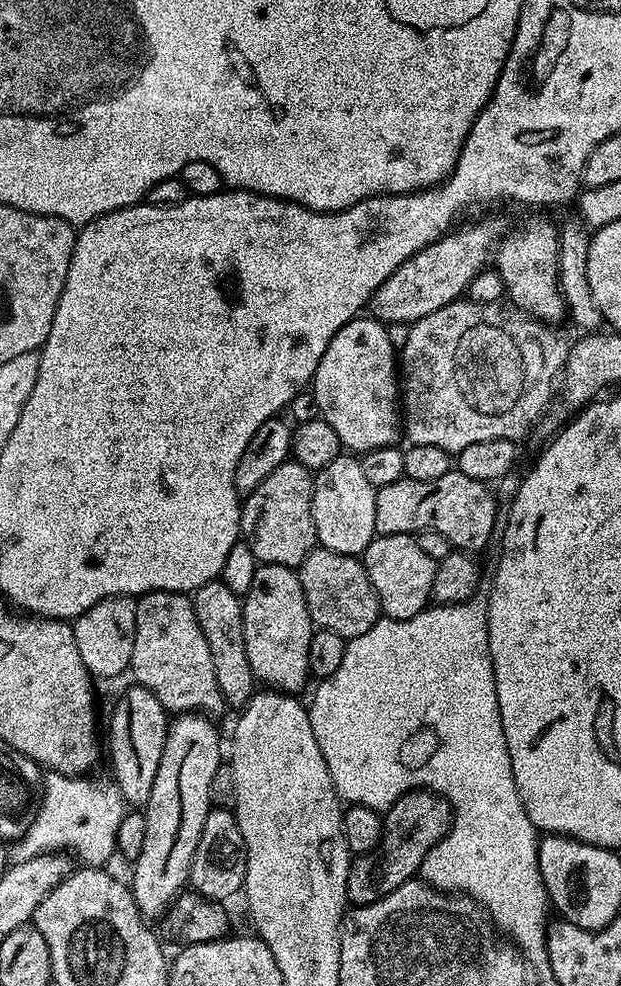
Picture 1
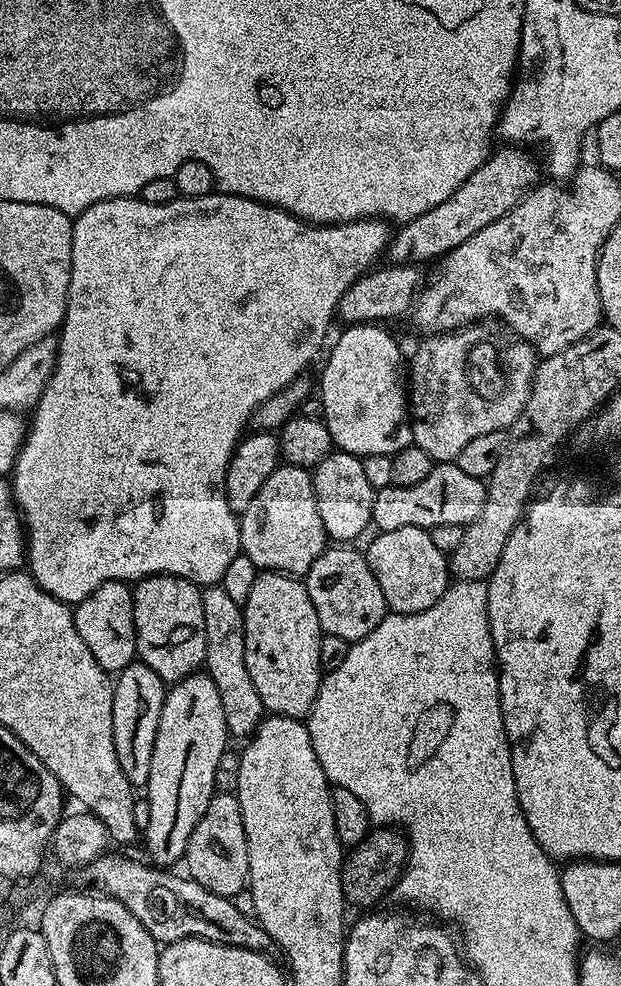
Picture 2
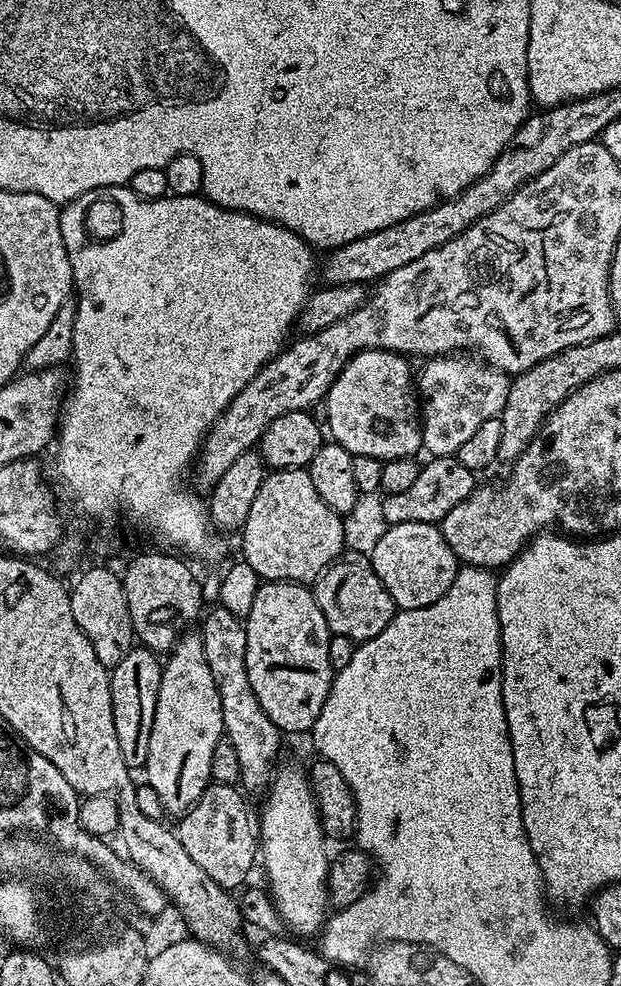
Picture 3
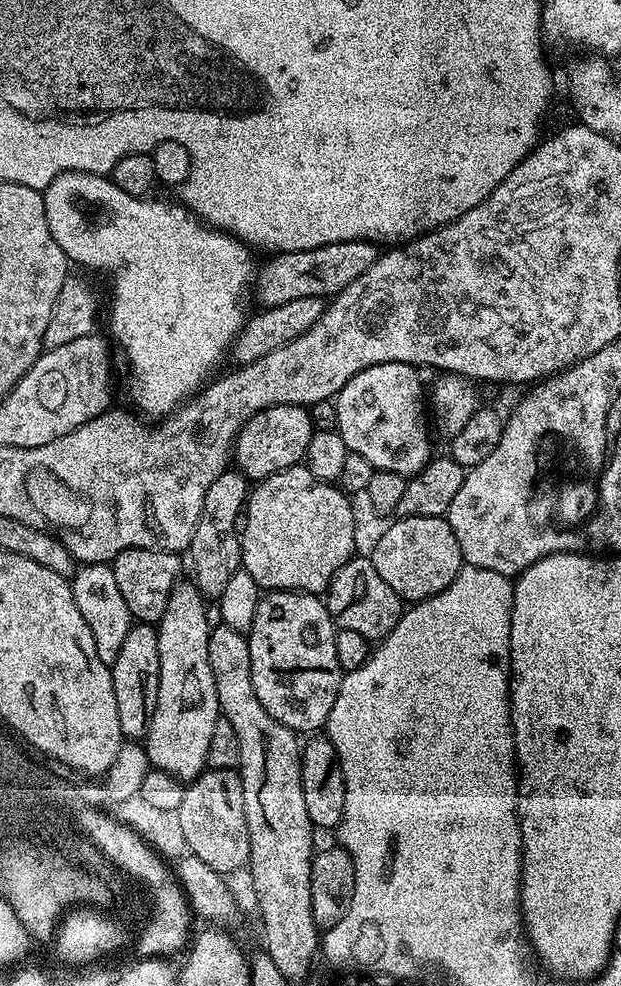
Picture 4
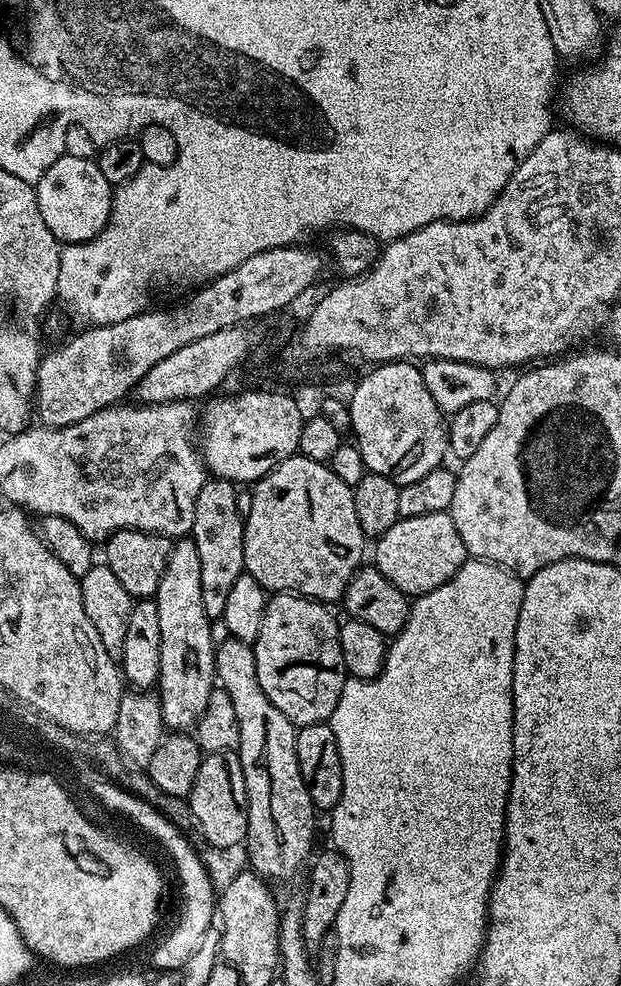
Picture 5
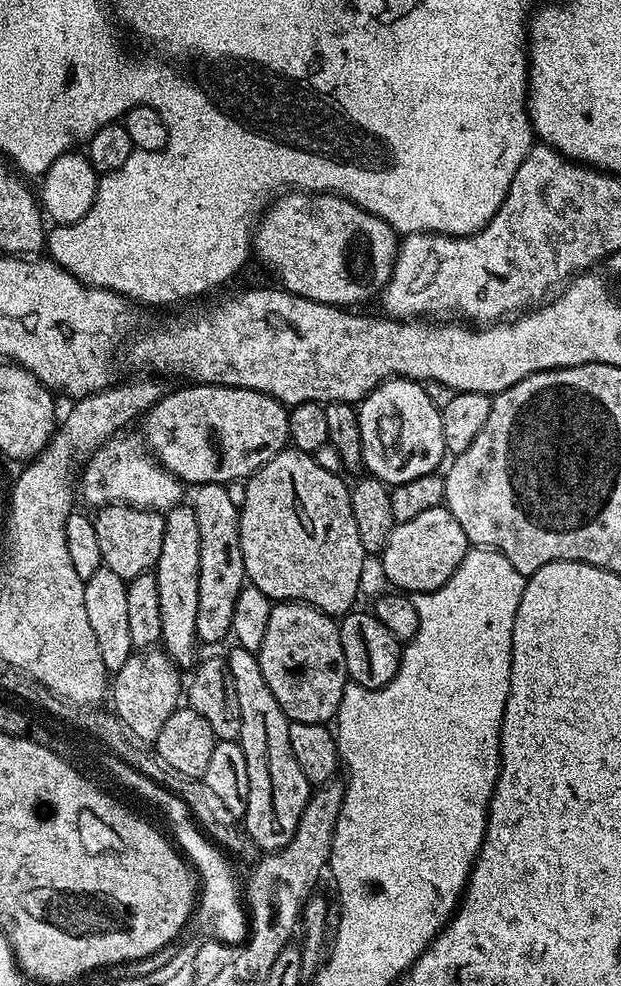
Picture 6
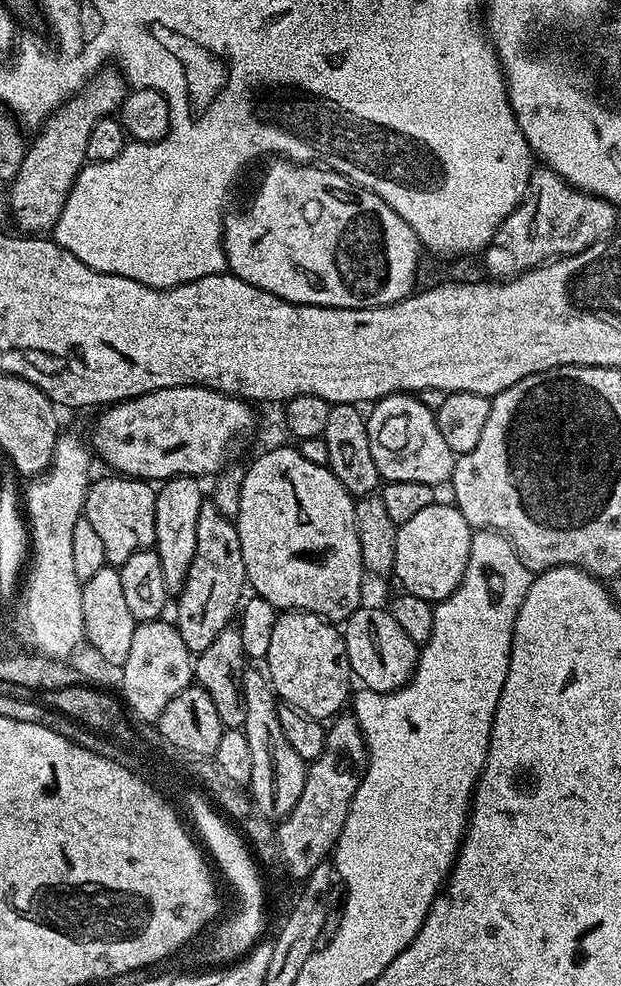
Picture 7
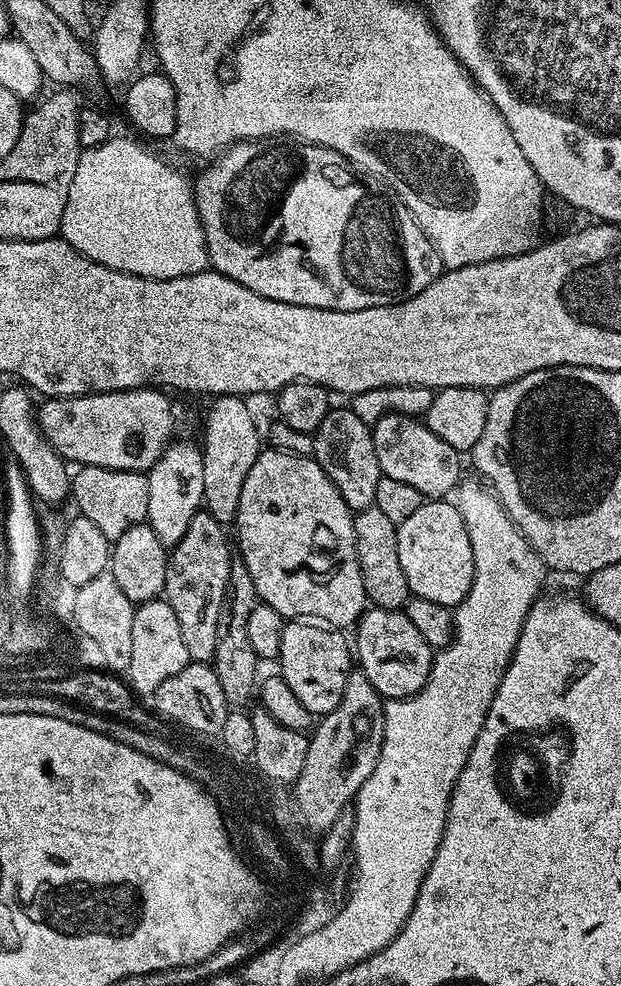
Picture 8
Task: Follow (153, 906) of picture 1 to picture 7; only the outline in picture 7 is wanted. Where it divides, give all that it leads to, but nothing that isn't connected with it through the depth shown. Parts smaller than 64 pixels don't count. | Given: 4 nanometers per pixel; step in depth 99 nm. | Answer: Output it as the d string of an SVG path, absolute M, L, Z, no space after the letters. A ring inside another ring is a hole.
M175 476L172 480L165 480L156 488L154 502L154 551L162 562L162 582L166 582L169 594L178 594L186 582L186 574L190 570L190 562L194 562L194 549L198 546L198 510L206 502L206 492L200 489L201 481L195 476Z

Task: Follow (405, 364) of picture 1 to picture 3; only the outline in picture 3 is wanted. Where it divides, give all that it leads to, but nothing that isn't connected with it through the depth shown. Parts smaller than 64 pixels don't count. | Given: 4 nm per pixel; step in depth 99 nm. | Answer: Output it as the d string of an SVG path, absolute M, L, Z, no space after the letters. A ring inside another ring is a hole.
M449 354L433 356L418 373L418 407L422 417L420 439L423 451L429 457L455 456L458 446L463 446L474 435L474 430L482 426L482 422L497 419L506 406L509 377L468 354Z

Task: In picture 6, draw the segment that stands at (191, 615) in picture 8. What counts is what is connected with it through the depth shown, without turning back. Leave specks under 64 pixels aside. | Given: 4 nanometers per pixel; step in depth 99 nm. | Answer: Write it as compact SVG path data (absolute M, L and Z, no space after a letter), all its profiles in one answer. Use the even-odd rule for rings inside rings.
M201 484L195 489L196 497L190 500L198 518L198 534L200 535L200 557L198 558L198 622L196 623L196 639L201 645L216 644L219 640L228 640L232 635L234 622L234 602L238 602L238 594L244 589L246 577L242 562L242 546L240 545L240 510L237 501L232 501L229 489L222 484Z

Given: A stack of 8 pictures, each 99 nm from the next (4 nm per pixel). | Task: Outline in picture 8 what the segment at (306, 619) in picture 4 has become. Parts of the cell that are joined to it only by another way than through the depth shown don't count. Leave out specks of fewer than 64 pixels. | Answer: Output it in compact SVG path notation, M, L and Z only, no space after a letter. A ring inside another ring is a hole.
M288 622L282 630L282 650L278 661L278 675L284 679L286 686L294 690L294 698L310 710L313 717L325 716L338 702L342 702L342 690L346 690L346 678L354 668L354 656L350 651L350 644L344 641L345 633L333 630L328 626L321 626L316 622Z

